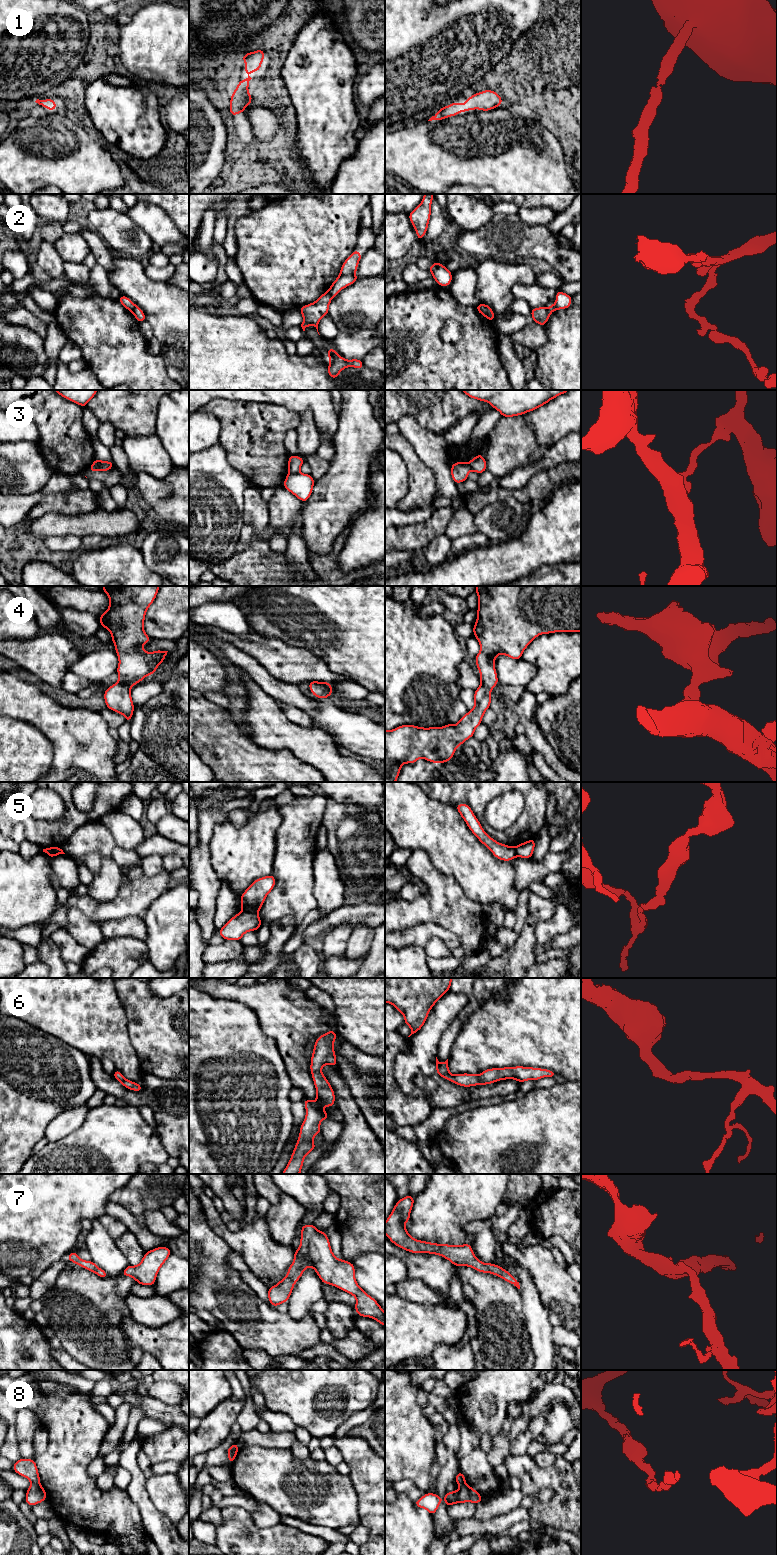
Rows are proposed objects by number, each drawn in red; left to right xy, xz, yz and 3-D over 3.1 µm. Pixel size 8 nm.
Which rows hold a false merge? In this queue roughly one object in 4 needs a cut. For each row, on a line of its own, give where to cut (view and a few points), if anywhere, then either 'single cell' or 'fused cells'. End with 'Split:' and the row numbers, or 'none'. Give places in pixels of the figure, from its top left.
1: no cut; single cell
2: cut in xy along (136, 305), (132, 312); fused cells
3: cut in xz along (299, 471), (288, 474); fused cells
4: no cut; single cell
5: cut in xz along (243, 910), (257, 913); fused cells
6: no cut; single cell
7: no cut; single cell
8: cut in xy along (31, 1483), (39, 1484); fused cells
Split: 2, 3, 5, 8

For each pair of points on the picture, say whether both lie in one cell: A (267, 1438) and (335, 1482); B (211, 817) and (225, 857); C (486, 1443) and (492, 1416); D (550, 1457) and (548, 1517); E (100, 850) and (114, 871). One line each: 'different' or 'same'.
A: different
B: different
C: different
D: different
E: different

